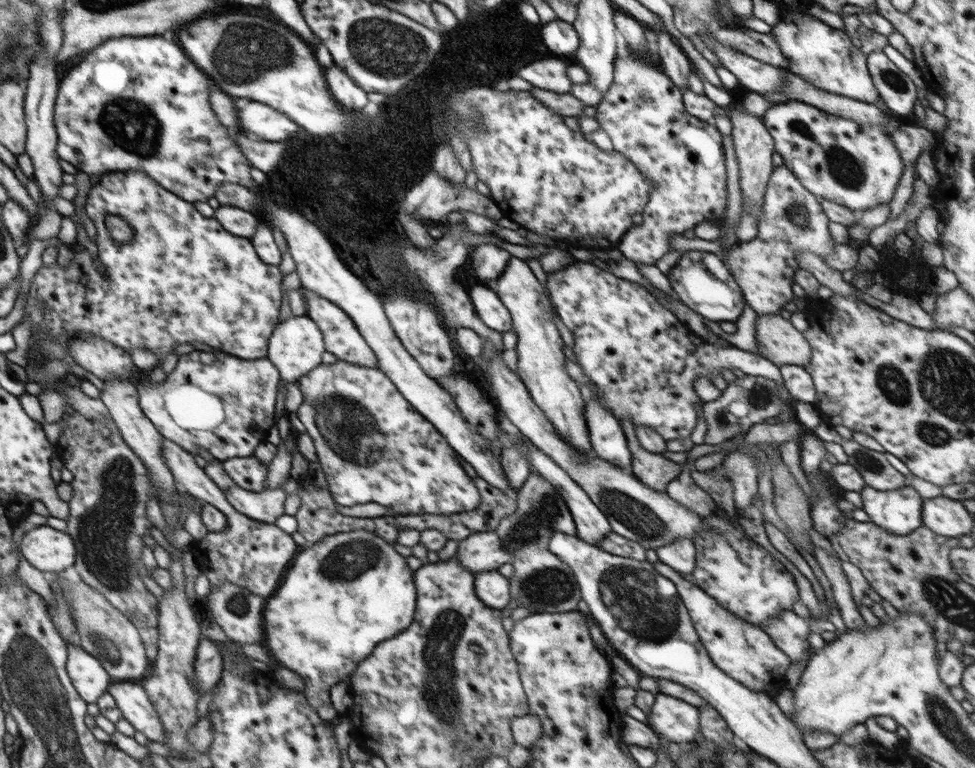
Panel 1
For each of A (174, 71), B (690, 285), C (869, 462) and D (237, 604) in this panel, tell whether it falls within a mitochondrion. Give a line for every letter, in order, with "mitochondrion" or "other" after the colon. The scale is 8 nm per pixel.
A: other
B: mitochondrion
C: mitochondrion
D: mitochondrion

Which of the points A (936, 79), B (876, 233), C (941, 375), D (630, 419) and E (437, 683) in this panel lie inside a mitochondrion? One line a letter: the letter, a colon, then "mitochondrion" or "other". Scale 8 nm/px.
A: mitochondrion
B: other
C: mitochondrion
D: other
E: mitochondrion

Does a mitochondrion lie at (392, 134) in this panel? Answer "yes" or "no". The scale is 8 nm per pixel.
no

